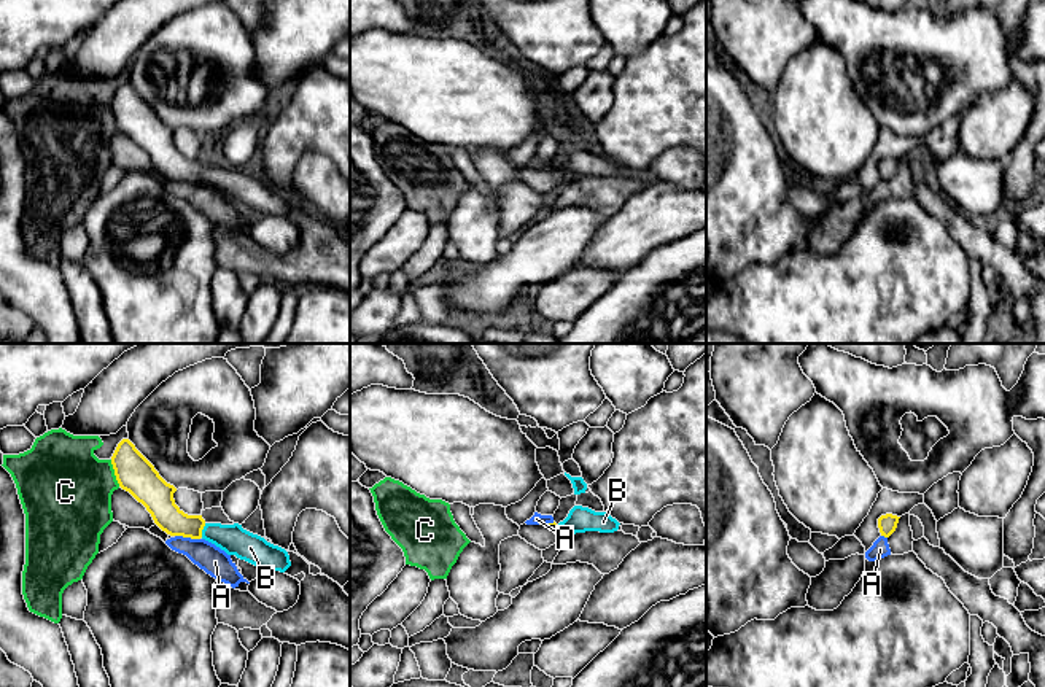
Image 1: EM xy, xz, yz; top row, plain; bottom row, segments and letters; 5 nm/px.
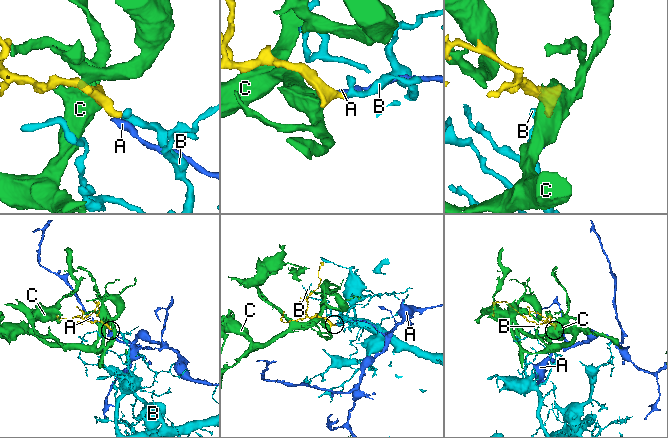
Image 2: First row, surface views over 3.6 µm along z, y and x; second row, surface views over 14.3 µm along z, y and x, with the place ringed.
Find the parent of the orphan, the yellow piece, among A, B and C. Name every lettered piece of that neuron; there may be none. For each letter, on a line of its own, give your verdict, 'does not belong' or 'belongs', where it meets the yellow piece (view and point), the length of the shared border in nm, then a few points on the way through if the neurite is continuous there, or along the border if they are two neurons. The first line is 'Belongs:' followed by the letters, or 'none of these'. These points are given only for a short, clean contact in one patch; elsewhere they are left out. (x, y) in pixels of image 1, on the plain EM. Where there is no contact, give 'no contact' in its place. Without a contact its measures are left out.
Belongs: B
A: does not belong; meets yellow in xy at (188, 180); contact 130 nm long; border along xy (175, 178), (199, 183)
B: belongs; meets yellow in xy at (202, 172); contact 80 nm long; runs through xy (161, 148), (180, 167), (202, 172), (233, 183)
C: does not belong; meets yellow in xy at (115, 116); contact 140 nm long; border along xy (110, 104), (120, 129)

